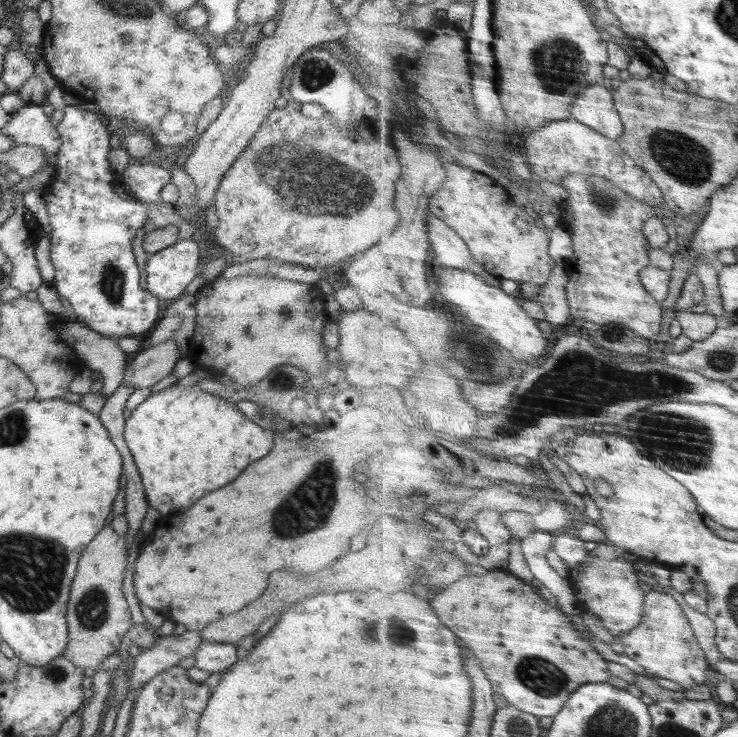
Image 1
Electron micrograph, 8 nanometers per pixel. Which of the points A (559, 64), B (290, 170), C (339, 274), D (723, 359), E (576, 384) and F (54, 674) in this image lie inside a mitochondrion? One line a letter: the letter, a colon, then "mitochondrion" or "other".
A: mitochondrion
B: mitochondrion
C: other
D: mitochondrion
E: mitochondrion
F: mitochondrion

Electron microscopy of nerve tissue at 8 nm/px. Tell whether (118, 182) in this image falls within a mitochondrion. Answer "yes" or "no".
no

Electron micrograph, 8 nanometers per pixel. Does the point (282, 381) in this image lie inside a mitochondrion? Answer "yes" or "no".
yes

